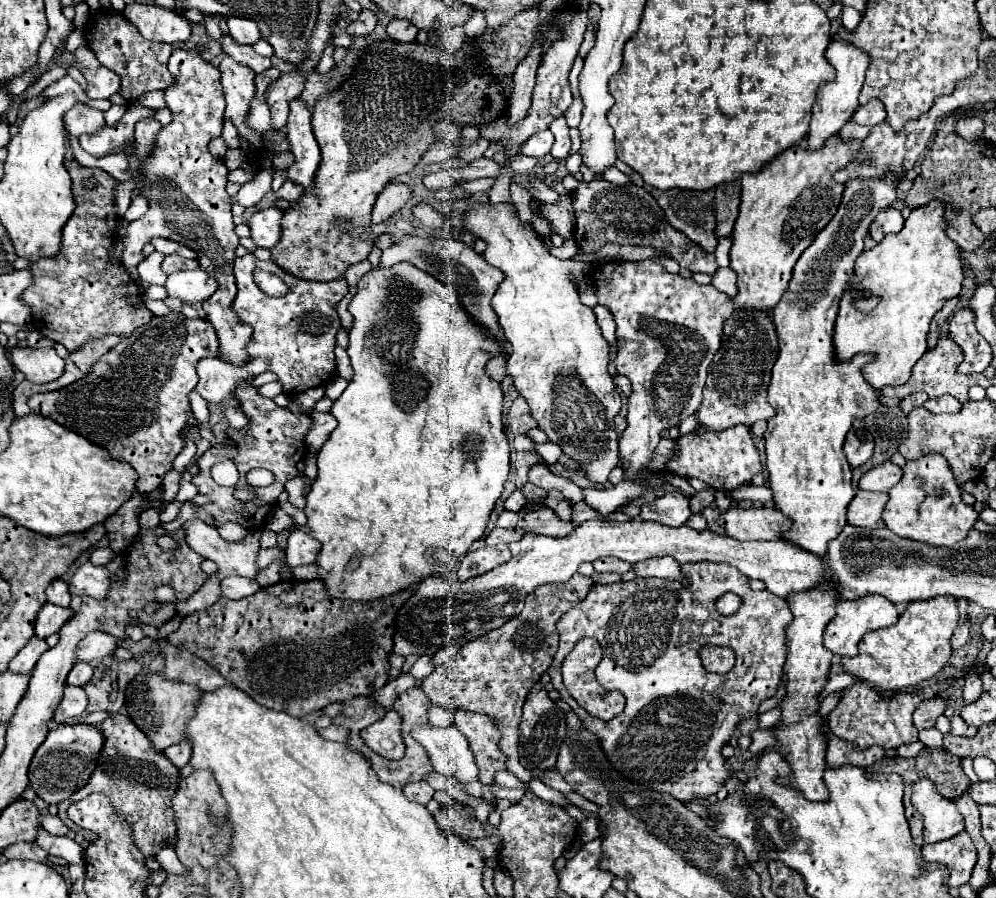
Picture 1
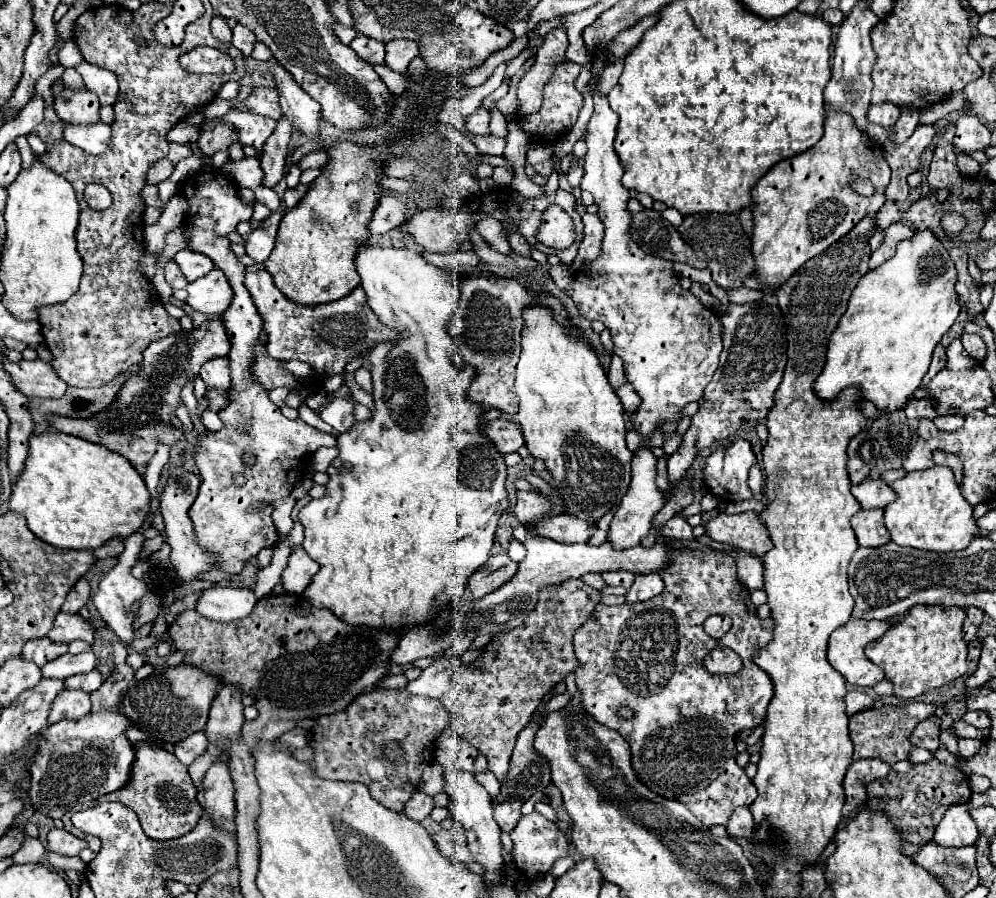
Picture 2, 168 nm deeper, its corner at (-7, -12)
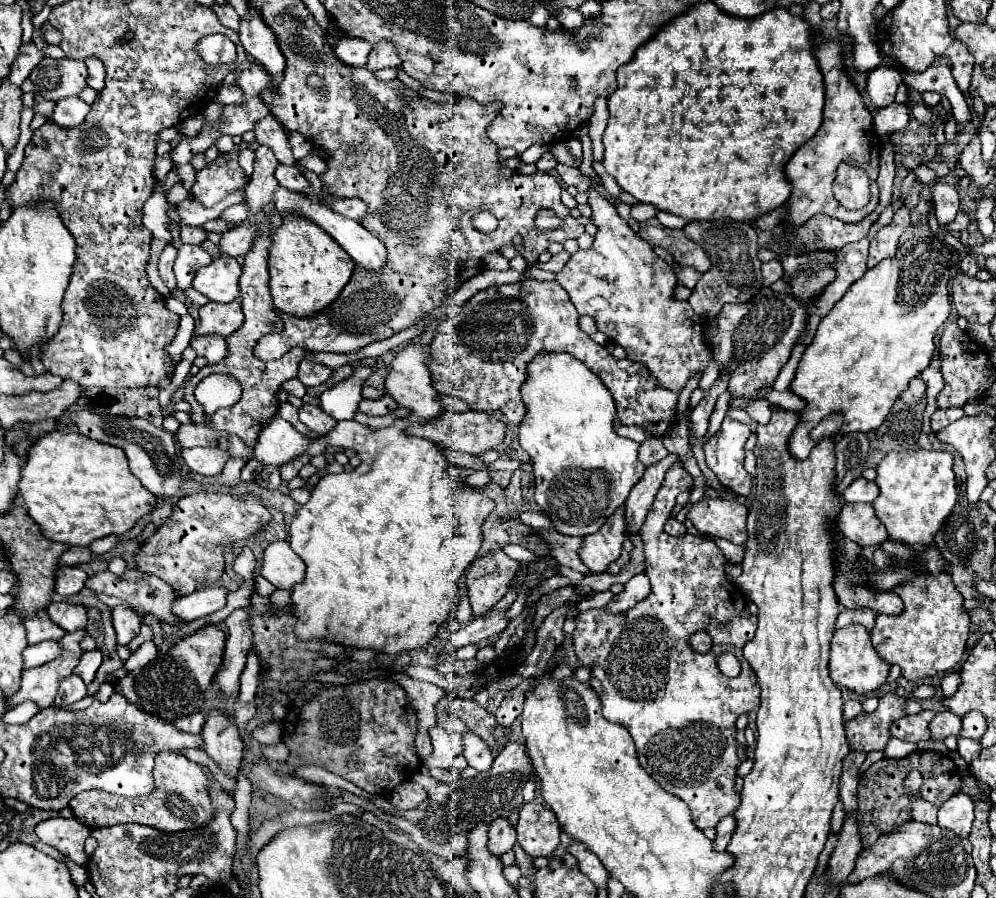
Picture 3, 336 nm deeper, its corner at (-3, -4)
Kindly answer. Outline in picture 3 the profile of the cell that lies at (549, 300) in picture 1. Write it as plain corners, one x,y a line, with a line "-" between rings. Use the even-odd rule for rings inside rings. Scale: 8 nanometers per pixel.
539,352
539,354
527,364
527,376
525,376
523,384
521,384
521,398
523,398
523,402
525,402
525,418
521,420
519,432
517,432
517,434
519,434
519,444
521,444
521,448
525,448
527,454
531,456
531,460
533,460
533,472
535,472
535,502
541,506
543,512
547,512
547,514
551,516
553,524
557,524
557,532
561,532
561,534
569,534
569,536
587,536
587,534
597,532
597,530
601,528
601,524
605,524
605,520
627,500
631,488
641,480
643,470
645,470
645,466
643,466
643,464
639,462
639,458
637,458
637,454
639,454
639,444
633,442
633,440
621,438
621,436
617,436
617,432
615,432
615,418
617,418
617,414
615,414
615,404
613,404
611,392
605,388
605,384
601,384
601,378
599,378
597,374
593,374
579,358
569,356
567,352
-
567,468
605,470
605,480
593,482
593,480
581,478
579,484
577,484
577,480
571,480
571,478
559,480
559,476
561,476
-
577,486
581,488
581,494
575,494
575,488
577,488

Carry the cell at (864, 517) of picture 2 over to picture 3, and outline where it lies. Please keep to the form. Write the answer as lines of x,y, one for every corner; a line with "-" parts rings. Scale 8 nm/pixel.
847,504
839,516
839,530
859,546
879,546
887,536
873,504

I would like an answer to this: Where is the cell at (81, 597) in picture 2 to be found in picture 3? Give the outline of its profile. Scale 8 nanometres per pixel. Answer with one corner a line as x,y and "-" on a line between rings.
61,566
61,570
57,572
57,584
55,584
55,592
61,596
75,596
83,590
85,582
87,582
87,574
81,568
69,568
69,566

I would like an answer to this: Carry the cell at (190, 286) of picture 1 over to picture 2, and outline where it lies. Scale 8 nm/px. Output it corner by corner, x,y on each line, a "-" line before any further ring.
213,268
207,276
187,284
187,292
187,304
205,314
221,316
221,312
225,312
233,300
233,290
219,268

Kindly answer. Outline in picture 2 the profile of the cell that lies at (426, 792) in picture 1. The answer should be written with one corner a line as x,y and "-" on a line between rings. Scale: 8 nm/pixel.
417,790
417,792
413,792
413,796
407,800
407,804
405,804
405,814
409,816
409,818
413,818
413,820
417,820
417,822
421,822
423,818
427,818
429,814
431,814
431,810
435,808
435,804
433,804
433,798
429,796
429,794
425,794
425,792
421,792
421,790

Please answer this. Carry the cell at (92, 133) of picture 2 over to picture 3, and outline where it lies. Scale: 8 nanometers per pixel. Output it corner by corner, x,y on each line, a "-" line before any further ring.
65,98
59,100
53,112
53,122
61,128
77,128
85,122
85,116
91,112
91,106
81,98

